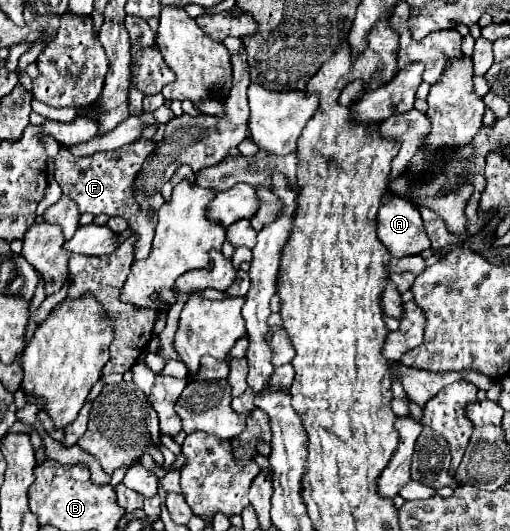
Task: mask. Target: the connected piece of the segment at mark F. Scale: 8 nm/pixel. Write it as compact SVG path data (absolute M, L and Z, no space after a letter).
M138 139L126 147L120 147L116 151L102 151L94 153L90 157L74 157L66 147L60 147L58 157L54 159L54 179L62 187L62 193L72 197L78 203L80 213L92 213L100 215L106 213L108 217L118 215L128 219L129 230L140 235L136 247L134 247L134 257L144 259L150 253L150 245L154 239L154 229L156 229L156 213L142 211L140 205L134 199L134 181L136 175L146 161L146 157L154 151L154 143L146 139Z

